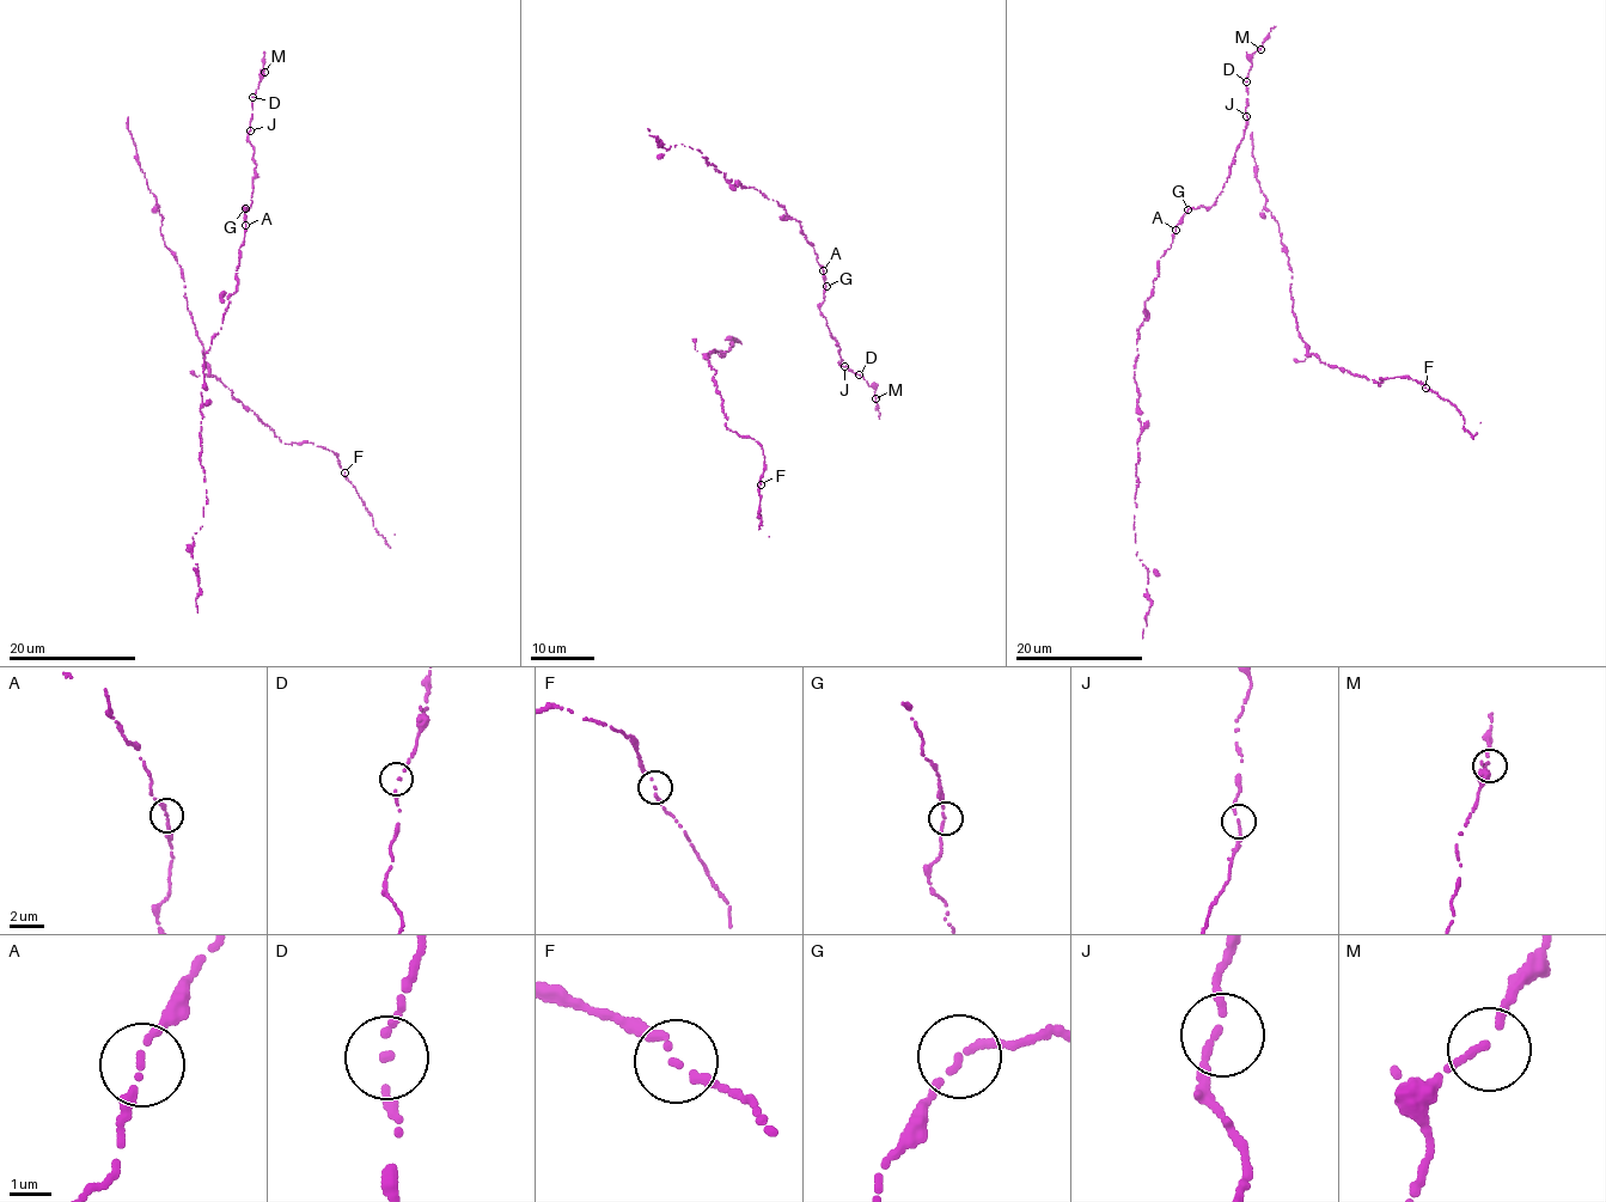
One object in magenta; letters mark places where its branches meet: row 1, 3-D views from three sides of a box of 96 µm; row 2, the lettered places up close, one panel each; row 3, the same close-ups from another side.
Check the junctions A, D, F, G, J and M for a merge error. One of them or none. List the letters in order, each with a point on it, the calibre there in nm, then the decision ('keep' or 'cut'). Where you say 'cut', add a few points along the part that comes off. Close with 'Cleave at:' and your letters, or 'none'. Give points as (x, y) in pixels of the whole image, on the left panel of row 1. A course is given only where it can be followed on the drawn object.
A: (245, 225) | 110 nm | keep
D: (252, 97) | 140 nm | keep
F: (344, 473) | 100 nm | keep
G: (245, 208) | 150 nm | keep
J: (250, 130) | 150 nm | keep
M: (264, 72) | 150 nm | keep
Cleave at: none

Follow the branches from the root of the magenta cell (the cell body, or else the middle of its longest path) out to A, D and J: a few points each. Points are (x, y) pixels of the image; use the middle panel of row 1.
A: (820, 311), (826, 286), (823, 270)
D: (820, 311), (841, 349), (840, 362), (859, 374)
J: (820, 311), (841, 349), (840, 362), (844, 366)

